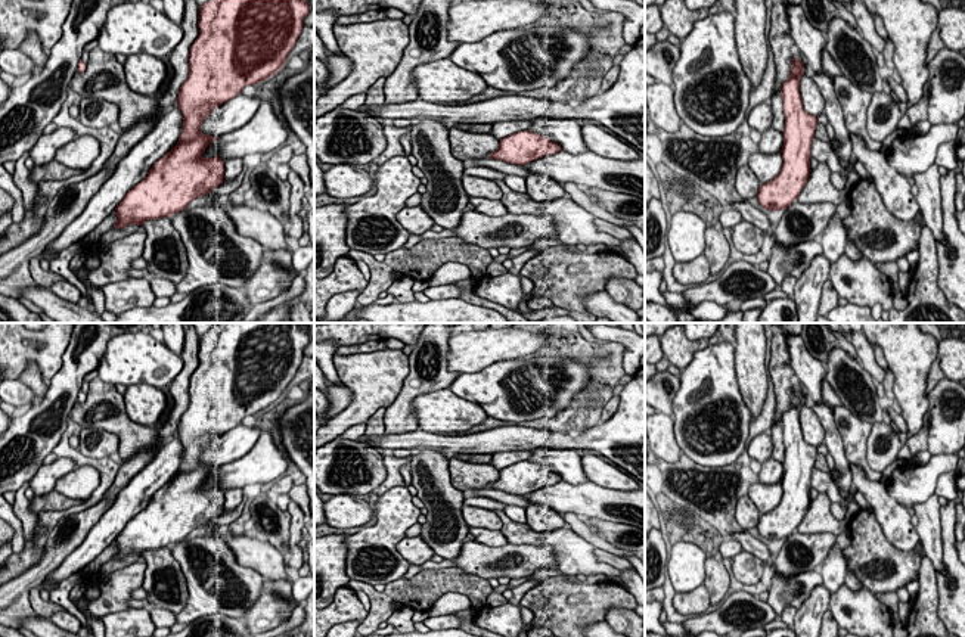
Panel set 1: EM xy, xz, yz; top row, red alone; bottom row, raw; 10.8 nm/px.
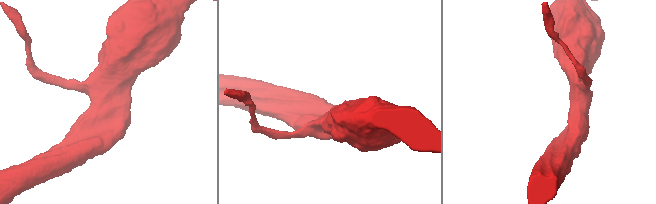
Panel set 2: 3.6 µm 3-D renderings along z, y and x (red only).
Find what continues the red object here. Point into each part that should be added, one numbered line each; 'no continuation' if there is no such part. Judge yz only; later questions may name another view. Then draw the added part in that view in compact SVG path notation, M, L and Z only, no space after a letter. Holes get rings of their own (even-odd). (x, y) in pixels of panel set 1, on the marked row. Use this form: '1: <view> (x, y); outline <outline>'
1: yz (778, 123); outline M772 93L770 105L773 112L772 127L781 133L785 130L784 100L781 93Z

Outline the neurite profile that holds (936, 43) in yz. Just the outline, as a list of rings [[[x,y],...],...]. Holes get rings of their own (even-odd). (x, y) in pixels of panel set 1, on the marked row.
[[[937,28],[933,35],[931,41],[928,44],[928,52],[927,52],[927,65],[935,58],[935,55],[944,47],[941,38],[940,38],[940,29]]]

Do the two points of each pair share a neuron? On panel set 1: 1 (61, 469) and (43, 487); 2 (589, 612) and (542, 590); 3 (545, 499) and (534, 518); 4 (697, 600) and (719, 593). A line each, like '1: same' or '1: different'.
1: same
2: same
3: different
4: same

